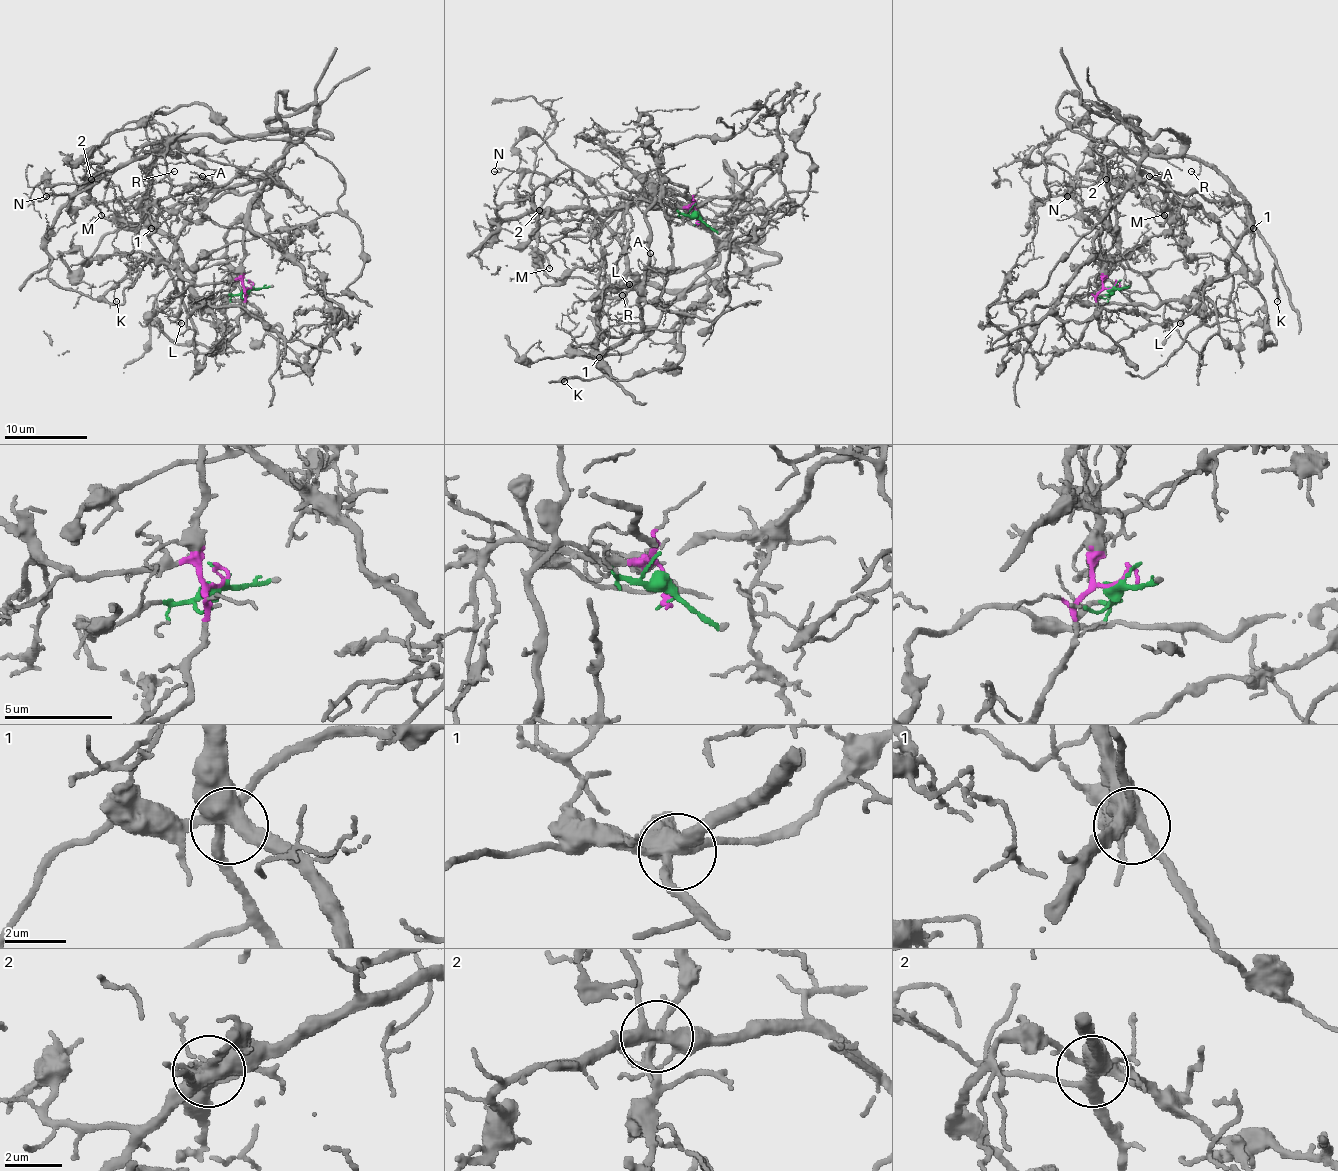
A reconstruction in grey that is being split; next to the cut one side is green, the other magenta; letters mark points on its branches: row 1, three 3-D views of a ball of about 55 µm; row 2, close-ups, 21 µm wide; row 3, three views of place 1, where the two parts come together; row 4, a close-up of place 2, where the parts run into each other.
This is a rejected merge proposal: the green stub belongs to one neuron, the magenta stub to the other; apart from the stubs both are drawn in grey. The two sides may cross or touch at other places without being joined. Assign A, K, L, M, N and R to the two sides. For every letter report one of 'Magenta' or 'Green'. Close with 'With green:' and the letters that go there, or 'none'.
A: Magenta
K: Green
L: Magenta
M: Magenta
N: Magenta
R: Green
With green: K, R

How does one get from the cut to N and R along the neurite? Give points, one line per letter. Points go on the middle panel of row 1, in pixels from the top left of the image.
N: (698, 216), (715, 252), (608, 298), (579, 277), (550, 277), (539, 260), (542, 173), (494, 171)
R: (698, 216), (679, 214), (660, 200), (646, 212), (650, 233), (640, 327), (600, 352), (598, 314), (623, 296)

